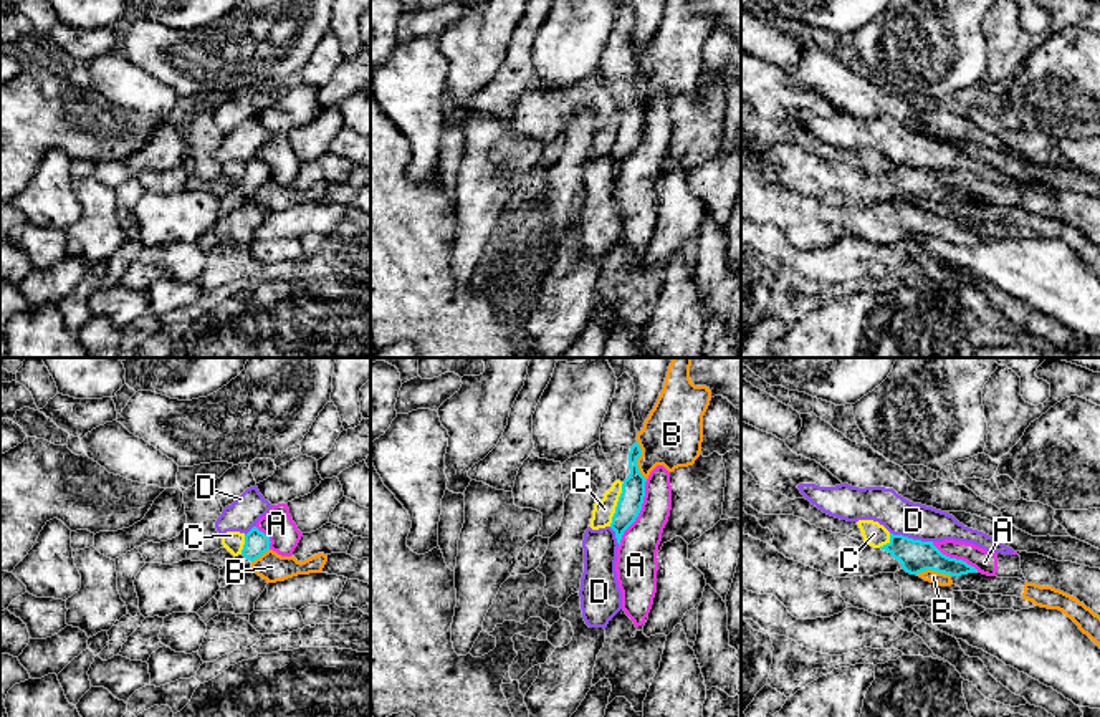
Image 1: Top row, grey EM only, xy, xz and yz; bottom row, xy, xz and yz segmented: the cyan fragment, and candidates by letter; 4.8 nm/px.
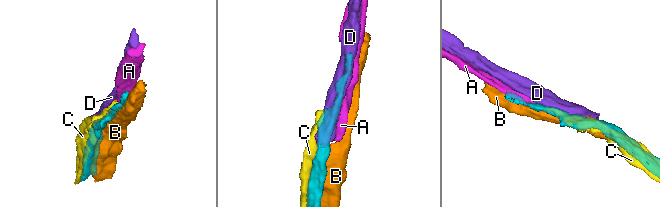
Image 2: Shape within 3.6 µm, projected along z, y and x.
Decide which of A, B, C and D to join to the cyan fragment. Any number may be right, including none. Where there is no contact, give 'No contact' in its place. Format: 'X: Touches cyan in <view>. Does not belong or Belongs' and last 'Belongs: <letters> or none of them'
A: Touches cyan in xz. Does not belong
B: Touches cyan in xz. Does not belong
C: Touches cyan in xz. Does not belong
D: Touches cyan in yz. Does not belong
Belongs: none of them

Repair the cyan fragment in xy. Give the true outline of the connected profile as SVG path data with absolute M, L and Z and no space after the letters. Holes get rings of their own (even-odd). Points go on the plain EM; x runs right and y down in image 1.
M253 156L245 164L242 182L220 199L220 205L225 209L237 209L243 202L248 202L251 199L251 192L270 179L270 172L270 166Z

